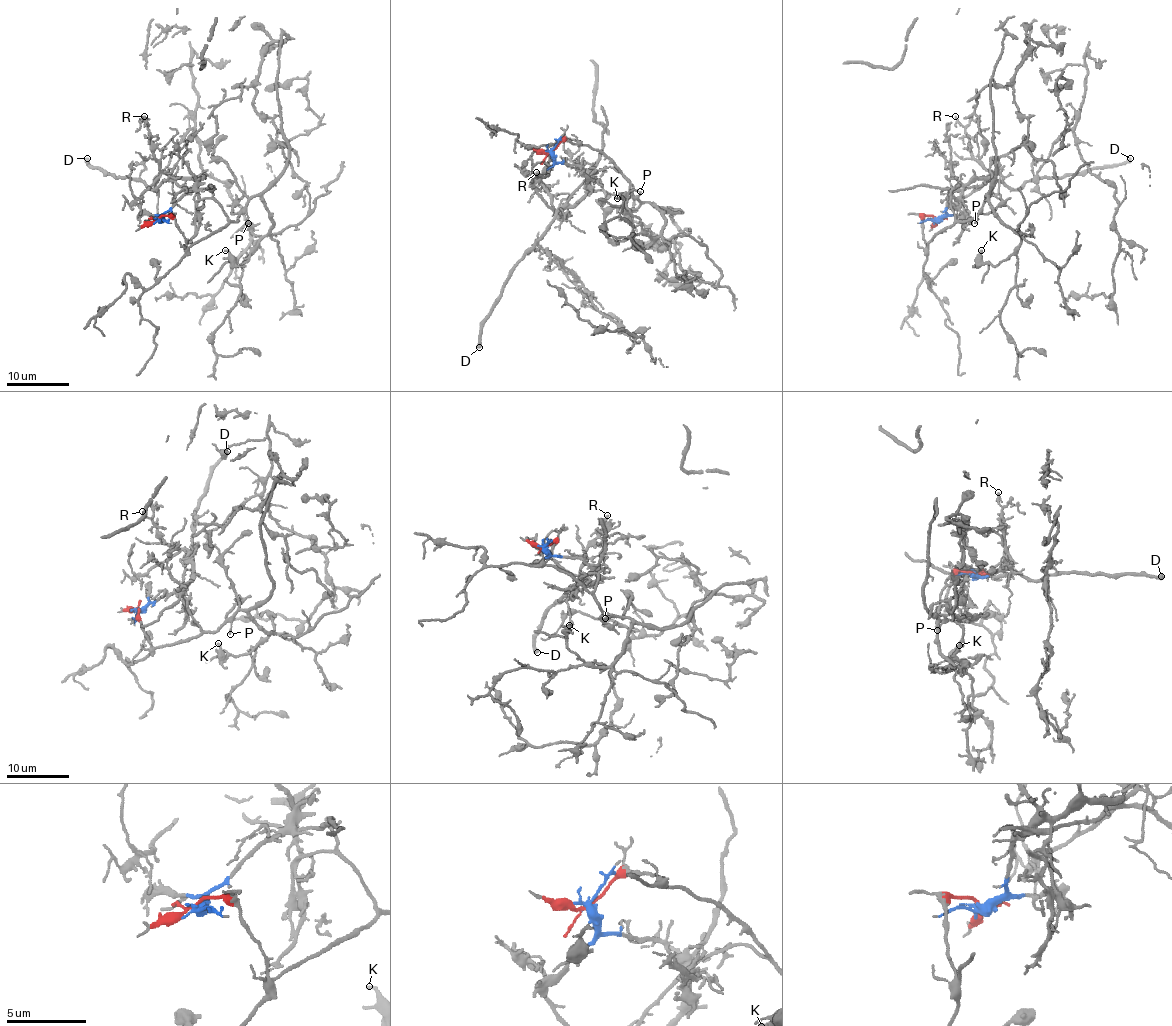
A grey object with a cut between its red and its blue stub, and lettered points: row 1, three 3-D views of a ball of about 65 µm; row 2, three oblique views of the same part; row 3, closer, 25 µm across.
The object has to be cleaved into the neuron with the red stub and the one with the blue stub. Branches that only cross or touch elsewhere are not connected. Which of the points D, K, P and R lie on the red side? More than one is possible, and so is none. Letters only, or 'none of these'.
K, P

